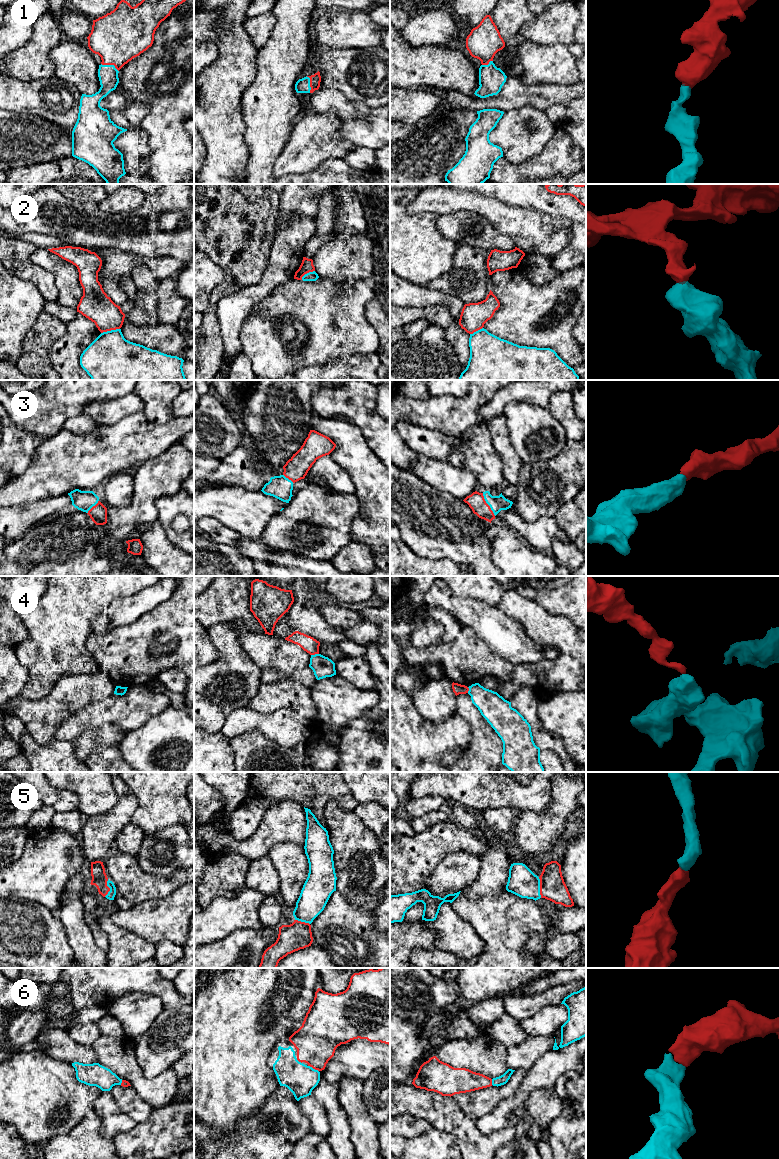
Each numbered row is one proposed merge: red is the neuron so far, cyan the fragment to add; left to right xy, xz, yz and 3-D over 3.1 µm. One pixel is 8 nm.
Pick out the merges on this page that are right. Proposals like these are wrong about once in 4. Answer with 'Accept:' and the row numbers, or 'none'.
Accept: 1, 3, 5, 6

